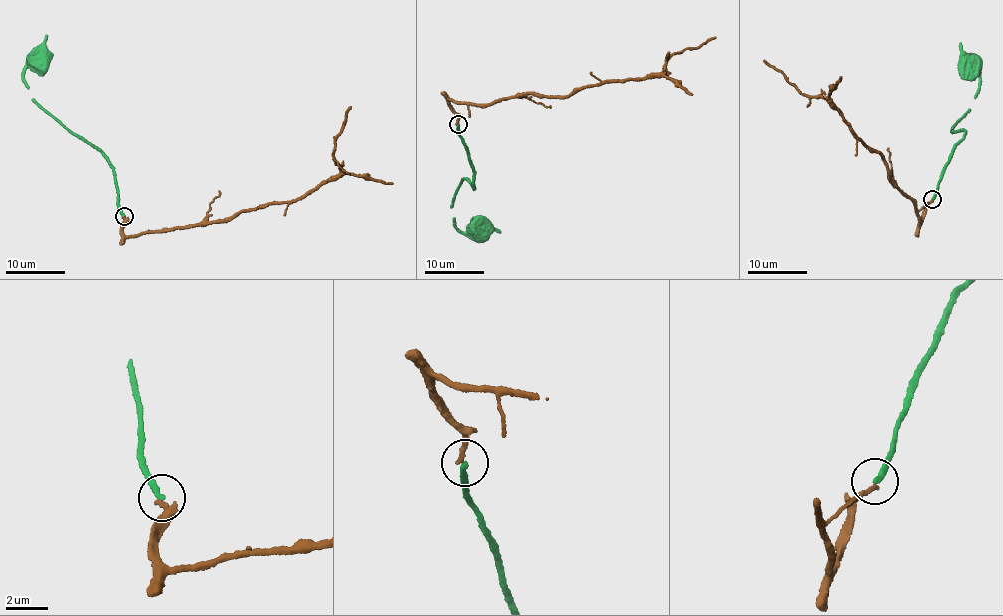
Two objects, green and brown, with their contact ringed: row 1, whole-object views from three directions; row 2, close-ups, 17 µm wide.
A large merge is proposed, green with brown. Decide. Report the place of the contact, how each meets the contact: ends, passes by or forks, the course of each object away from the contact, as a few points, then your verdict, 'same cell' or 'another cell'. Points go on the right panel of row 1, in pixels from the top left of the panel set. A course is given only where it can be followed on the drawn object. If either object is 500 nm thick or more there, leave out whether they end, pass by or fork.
(932, 199) | green ends | brown ends | green via (932, 199), (953, 144), (962, 139), (964, 130), (951, 128), (979, 88), (976, 73), (966, 66) | brown via (932, 200), (920, 224), (881, 156), (837, 109), (807, 97), (763, 60) | another cell

